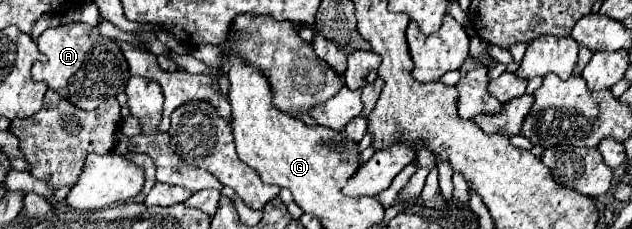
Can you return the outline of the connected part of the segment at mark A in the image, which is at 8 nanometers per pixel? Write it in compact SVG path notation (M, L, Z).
M69 23L47 29L37 39L39 53L43 55L31 69L33 81L45 81L49 89L59 93L71 105L79 109L95 109L105 99L125 91L129 81L129 67L117 49L117 43L99 35L97 27L87 23Z

